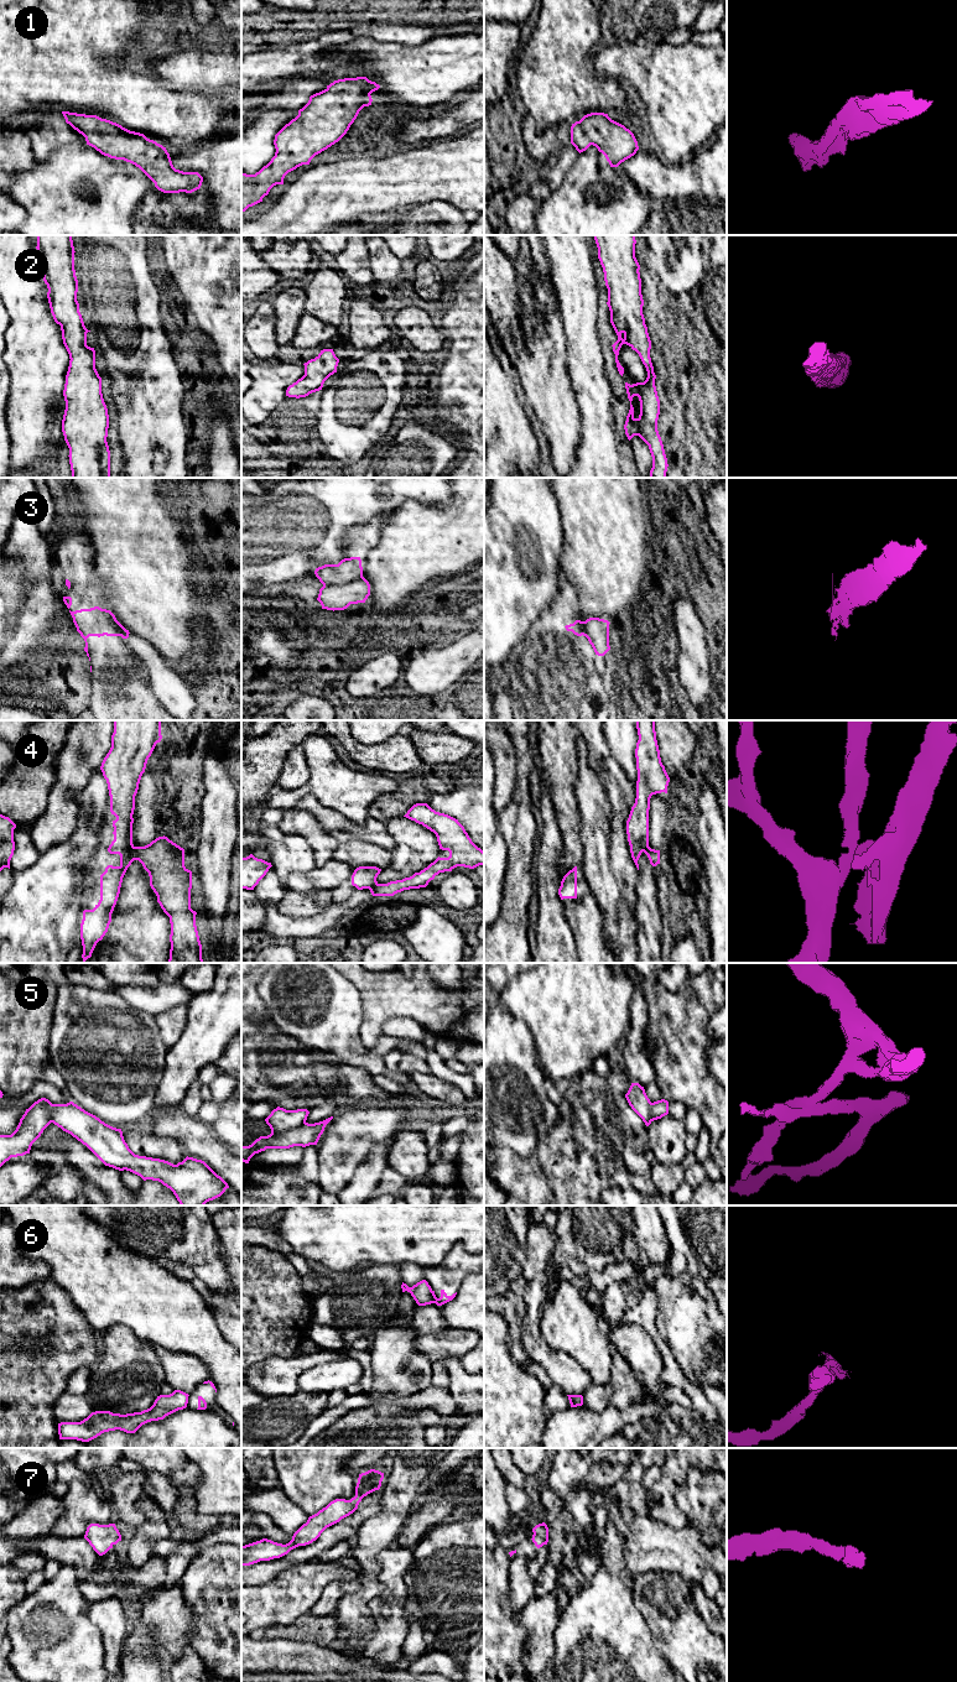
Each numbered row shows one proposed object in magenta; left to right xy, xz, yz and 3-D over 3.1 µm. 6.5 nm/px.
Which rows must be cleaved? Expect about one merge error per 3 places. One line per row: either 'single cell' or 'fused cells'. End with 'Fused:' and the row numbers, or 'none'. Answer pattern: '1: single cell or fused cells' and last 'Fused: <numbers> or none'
1: single cell
2: single cell
3: fused cells
4: fused cells
5: fused cells
6: fused cells
7: single cell
Fused: 3, 4, 5, 6

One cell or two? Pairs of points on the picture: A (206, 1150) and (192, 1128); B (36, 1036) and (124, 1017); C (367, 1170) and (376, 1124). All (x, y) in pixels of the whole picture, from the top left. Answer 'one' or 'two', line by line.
A: one
B: two
C: two

